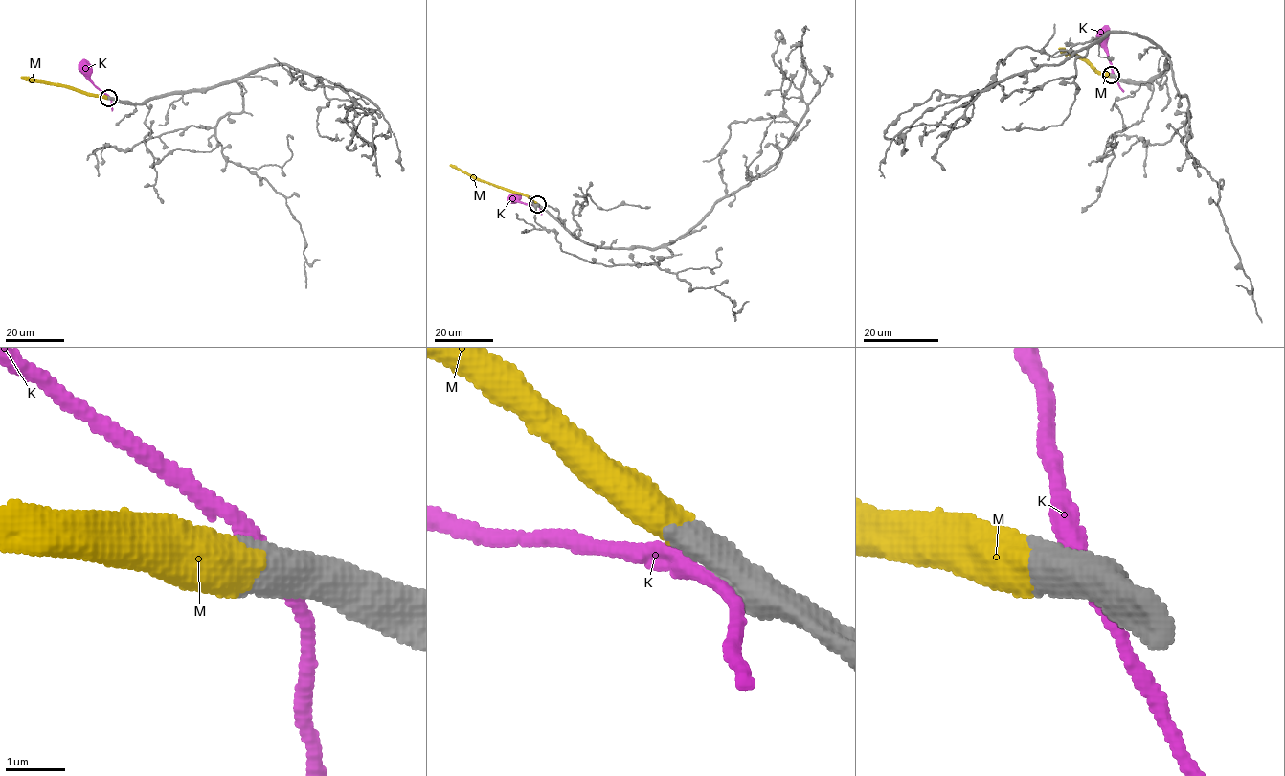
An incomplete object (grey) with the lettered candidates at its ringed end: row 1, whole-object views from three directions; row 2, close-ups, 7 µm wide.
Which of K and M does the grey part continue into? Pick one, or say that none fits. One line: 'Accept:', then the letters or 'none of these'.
Accept: M

